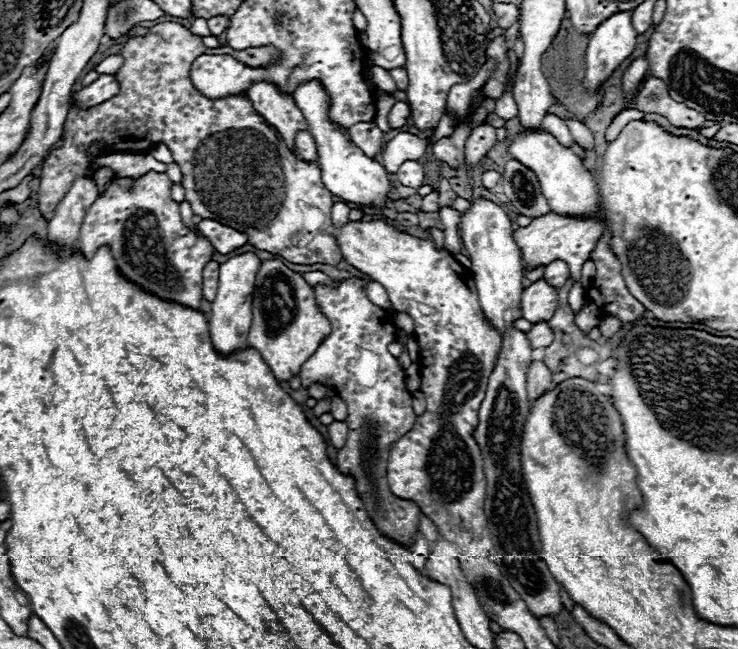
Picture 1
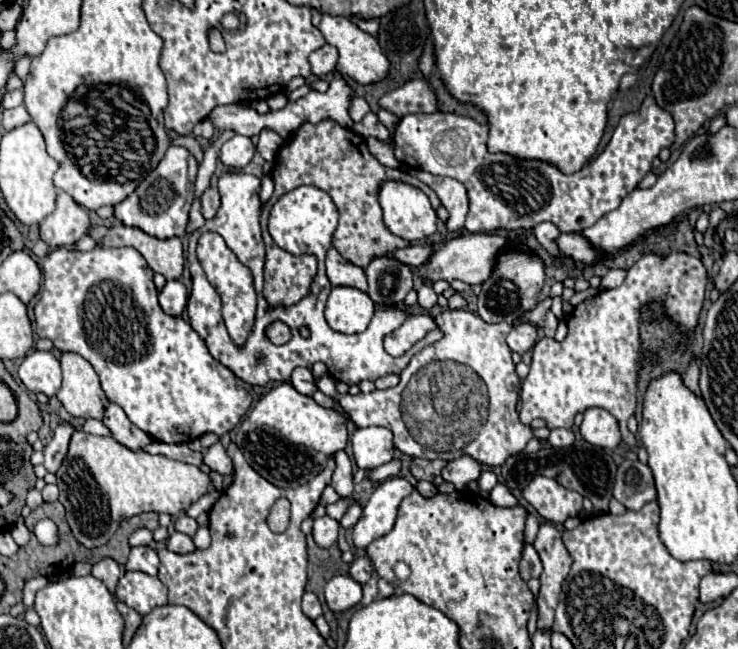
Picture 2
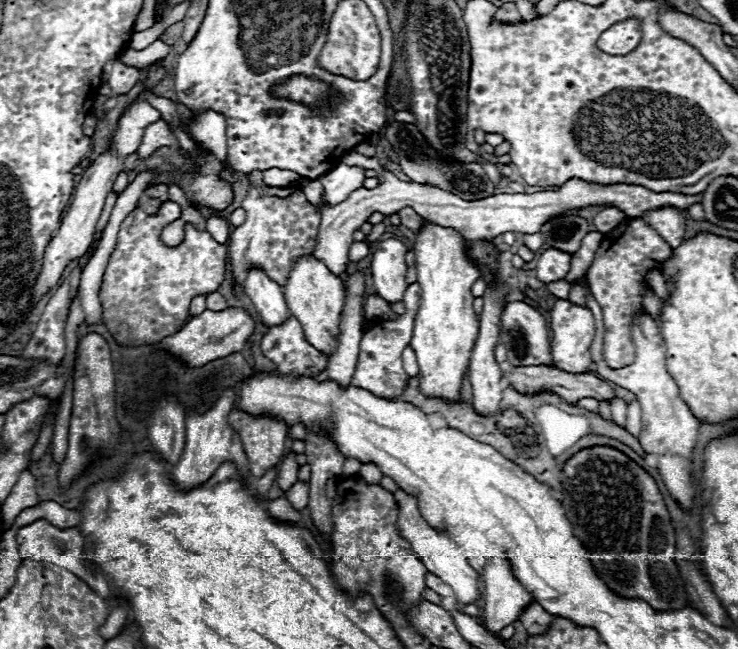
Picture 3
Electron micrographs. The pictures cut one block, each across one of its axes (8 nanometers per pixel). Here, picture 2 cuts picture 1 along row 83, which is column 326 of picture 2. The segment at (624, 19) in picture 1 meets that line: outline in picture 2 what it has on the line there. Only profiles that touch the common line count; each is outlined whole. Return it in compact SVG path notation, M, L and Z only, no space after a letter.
M334 576L324 588L324 596L332 612L344 612L362 600L362 586L350 576Z

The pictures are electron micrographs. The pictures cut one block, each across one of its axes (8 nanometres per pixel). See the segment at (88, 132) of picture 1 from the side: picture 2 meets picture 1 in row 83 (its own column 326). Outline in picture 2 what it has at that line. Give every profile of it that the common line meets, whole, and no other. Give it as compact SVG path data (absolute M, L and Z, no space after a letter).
M322 120L318 126L304 124L302 130L298 130L298 134L294 134L294 138L278 150L272 178L276 184L274 188L276 198L290 192L292 184L310 184L332 196L340 212L338 230L334 232L334 248L346 260L350 260L352 264L360 268L366 268L370 258L378 254L388 254L388 252L394 252L396 248L404 248L410 244L404 238L398 238L390 234L390 230L386 230L386 224L382 222L382 210L378 210L378 200L376 200L378 182L384 182L384 180L408 182L420 188L424 194L428 194L432 206L442 204L430 186L420 182L416 176L406 174L404 170L382 166L370 154L366 140L360 134L340 126L334 120Z

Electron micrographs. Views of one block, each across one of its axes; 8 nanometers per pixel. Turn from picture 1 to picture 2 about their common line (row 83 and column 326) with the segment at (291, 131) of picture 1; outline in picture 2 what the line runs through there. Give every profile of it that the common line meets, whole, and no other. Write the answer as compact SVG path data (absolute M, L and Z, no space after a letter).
M330 248L326 254L326 272L332 286L352 286L362 292L368 290L364 270L360 266L354 266L346 258L342 258L334 248Z

